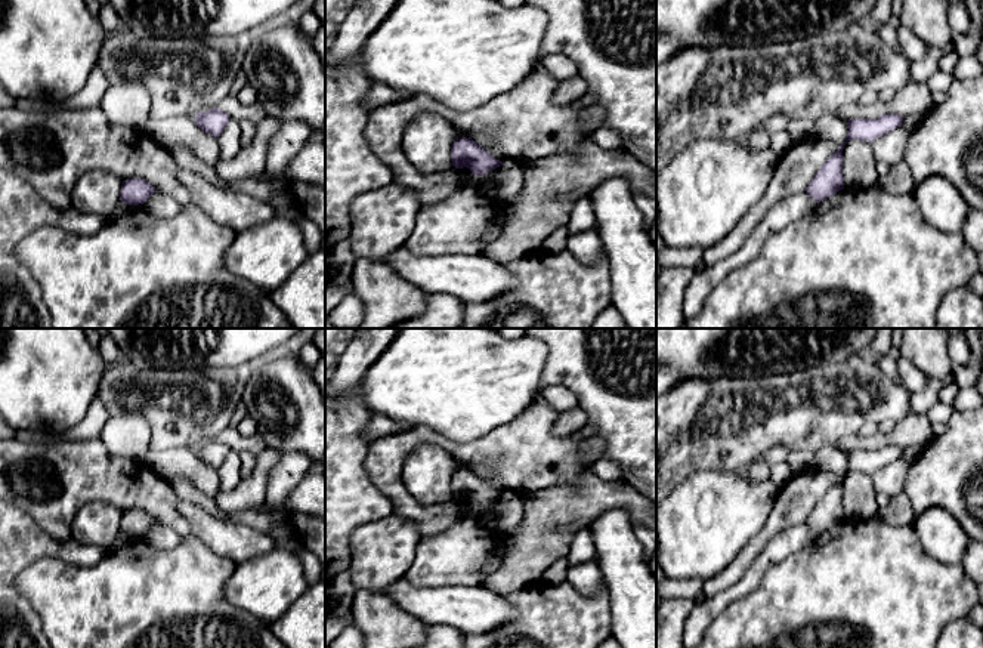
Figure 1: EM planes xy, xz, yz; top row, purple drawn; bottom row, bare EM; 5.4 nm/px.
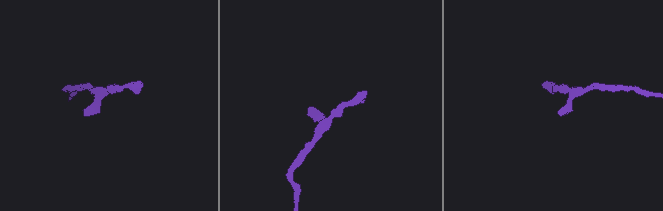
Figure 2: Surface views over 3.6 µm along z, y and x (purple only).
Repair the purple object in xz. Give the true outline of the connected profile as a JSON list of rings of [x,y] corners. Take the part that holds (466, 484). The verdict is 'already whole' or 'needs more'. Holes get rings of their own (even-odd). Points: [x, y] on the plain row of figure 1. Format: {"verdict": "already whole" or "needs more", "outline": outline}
{"verdict": "already whole", "outline": [[[472,469],[454,472],[451,478],[451,490],[455,500],[467,499],[475,507],[485,506],[491,500],[497,500],[504,496],[489,487]]]}

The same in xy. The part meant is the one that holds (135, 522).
{"verdict": "already whole", "outline": [[[140,509],[123,512],[120,531],[129,537],[143,536],[157,521]]]}

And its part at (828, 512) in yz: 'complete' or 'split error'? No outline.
complete

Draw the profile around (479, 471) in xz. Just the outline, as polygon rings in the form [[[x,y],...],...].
[[[476,466],[472,469],[477,476],[480,476],[489,487],[495,491],[506,494],[507,490],[501,481],[498,481],[486,468]]]

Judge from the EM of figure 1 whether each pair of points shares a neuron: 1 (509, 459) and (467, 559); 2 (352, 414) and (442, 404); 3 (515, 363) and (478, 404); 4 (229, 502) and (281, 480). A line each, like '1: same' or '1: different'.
1: different
2: different
3: same
4: different

